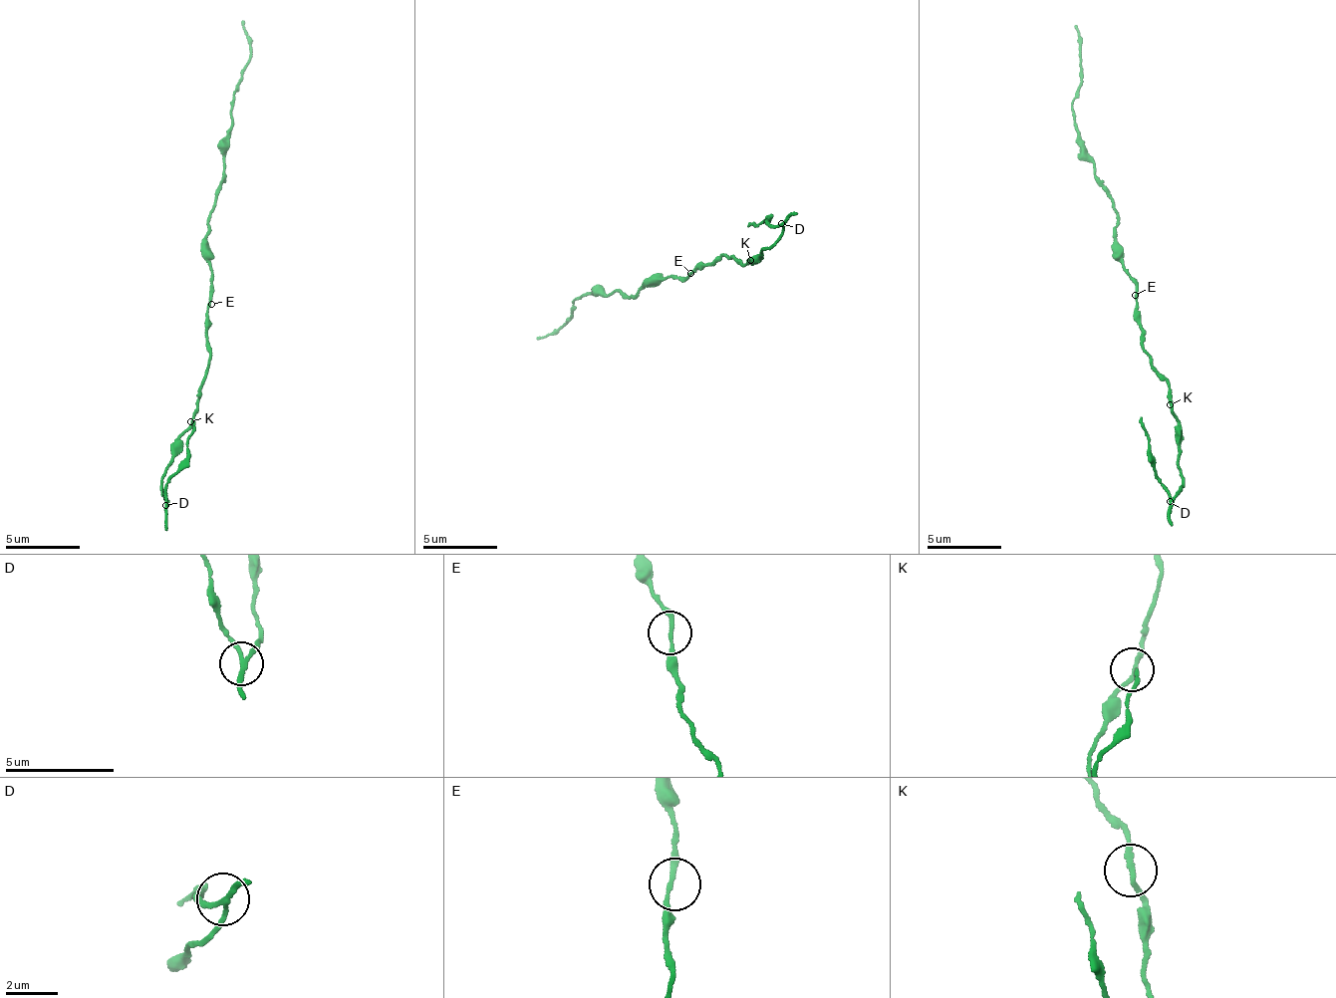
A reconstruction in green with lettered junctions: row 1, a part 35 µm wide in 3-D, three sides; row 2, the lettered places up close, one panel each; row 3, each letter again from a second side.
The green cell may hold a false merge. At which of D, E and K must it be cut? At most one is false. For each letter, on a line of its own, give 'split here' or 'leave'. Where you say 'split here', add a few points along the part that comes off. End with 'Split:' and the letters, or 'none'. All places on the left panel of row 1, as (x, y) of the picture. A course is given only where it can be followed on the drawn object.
D: split here | (165, 504), (165, 491), (185, 456), (194, 420)
E: leave
K: leave
Split: D

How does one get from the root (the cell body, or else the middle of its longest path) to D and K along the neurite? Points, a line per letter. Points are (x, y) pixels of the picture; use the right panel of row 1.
D: (1137, 297), (1137, 323), (1142, 326), (1144, 350), (1169, 389), (1176, 423), (1183, 487), (1169, 501)
K: (1137, 297), (1137, 323), (1142, 326), (1144, 350), (1150, 358), (1150, 365), (1169, 389), (1170, 404)

